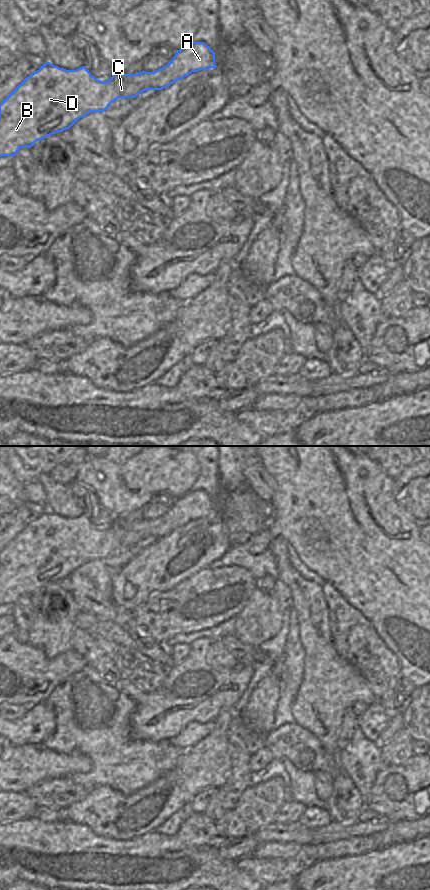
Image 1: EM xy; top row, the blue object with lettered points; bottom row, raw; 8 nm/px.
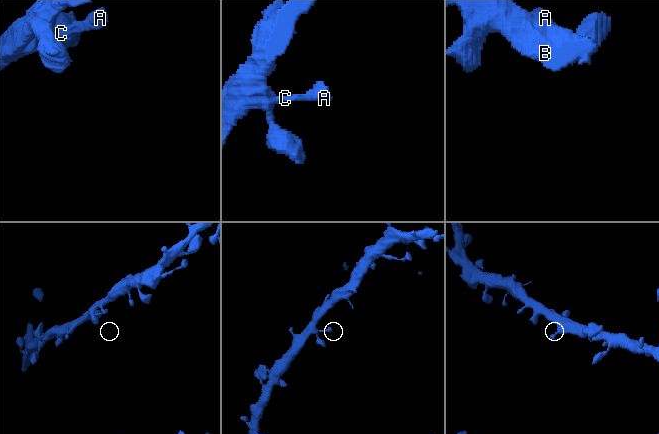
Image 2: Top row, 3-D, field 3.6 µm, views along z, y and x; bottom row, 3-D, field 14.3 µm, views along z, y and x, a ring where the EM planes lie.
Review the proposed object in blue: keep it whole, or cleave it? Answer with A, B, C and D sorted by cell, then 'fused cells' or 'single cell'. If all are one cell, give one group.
groups A B C D; single cell

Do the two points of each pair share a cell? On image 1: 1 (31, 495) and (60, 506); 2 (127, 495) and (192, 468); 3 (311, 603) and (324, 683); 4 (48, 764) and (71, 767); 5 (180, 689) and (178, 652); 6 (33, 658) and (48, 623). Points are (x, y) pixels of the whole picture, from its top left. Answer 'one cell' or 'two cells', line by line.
1: two cells
2: one cell
3: one cell
4: one cell
5: two cells
6: two cells

